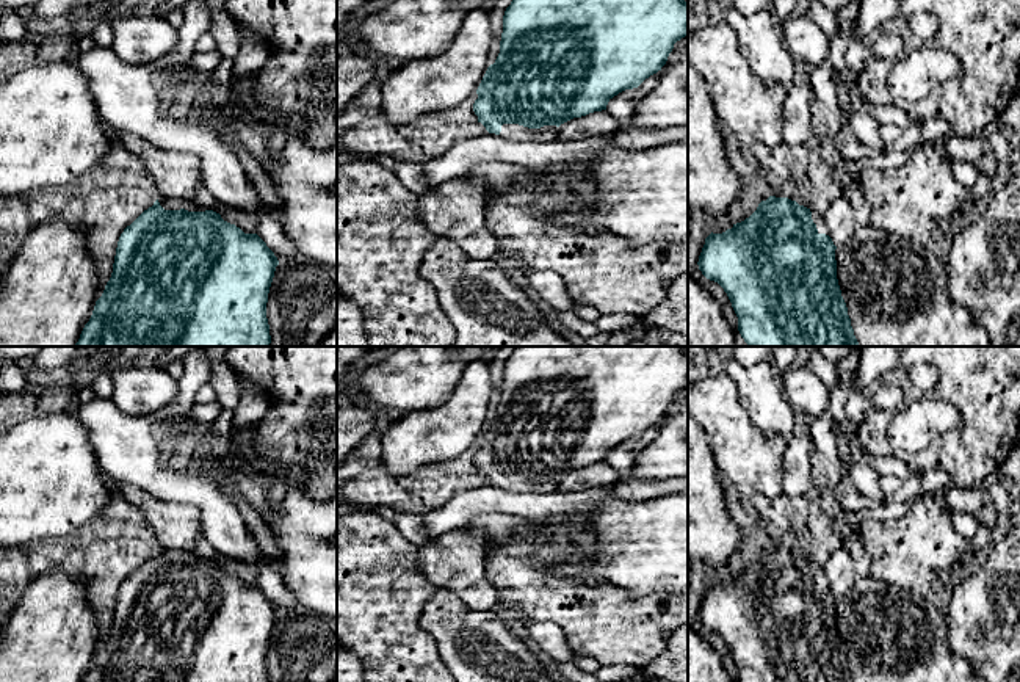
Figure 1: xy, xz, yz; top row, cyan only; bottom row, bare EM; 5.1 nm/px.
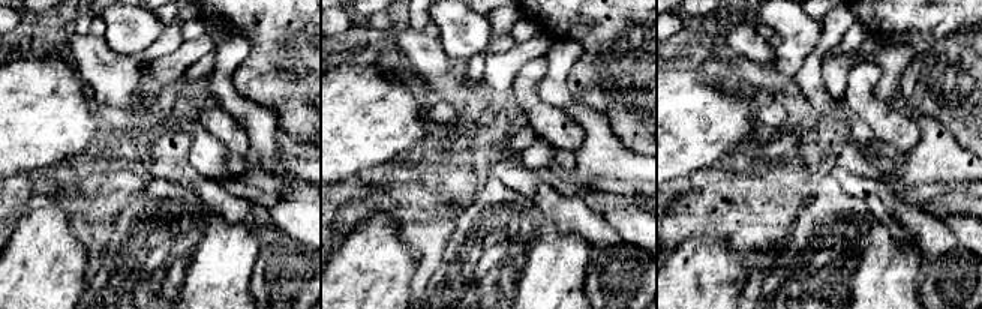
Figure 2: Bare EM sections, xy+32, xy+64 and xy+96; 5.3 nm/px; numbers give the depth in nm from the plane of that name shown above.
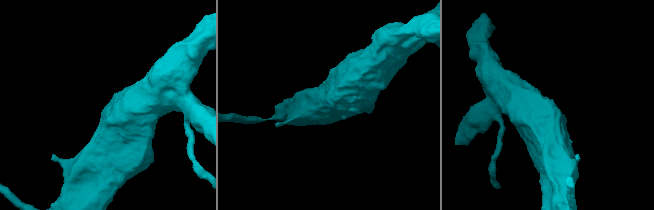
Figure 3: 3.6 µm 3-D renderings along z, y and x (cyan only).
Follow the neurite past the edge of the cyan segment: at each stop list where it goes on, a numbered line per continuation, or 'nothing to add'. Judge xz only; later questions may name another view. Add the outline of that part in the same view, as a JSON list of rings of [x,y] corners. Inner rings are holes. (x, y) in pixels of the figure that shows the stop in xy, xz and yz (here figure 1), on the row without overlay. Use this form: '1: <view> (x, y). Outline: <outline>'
1: xz (514, 483). Outline: [[[503,475],[500,486],[512,492],[531,492],[531,491],[552,492],[558,489],[558,478],[544,477],[541,480],[528,480],[519,475]]]

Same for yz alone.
1: yz (817, 562). Outline: [[[815,550],[810,563],[812,563],[812,571],[816,575],[818,585],[826,585],[830,588],[826,571],[824,571],[824,553],[819,550]]]

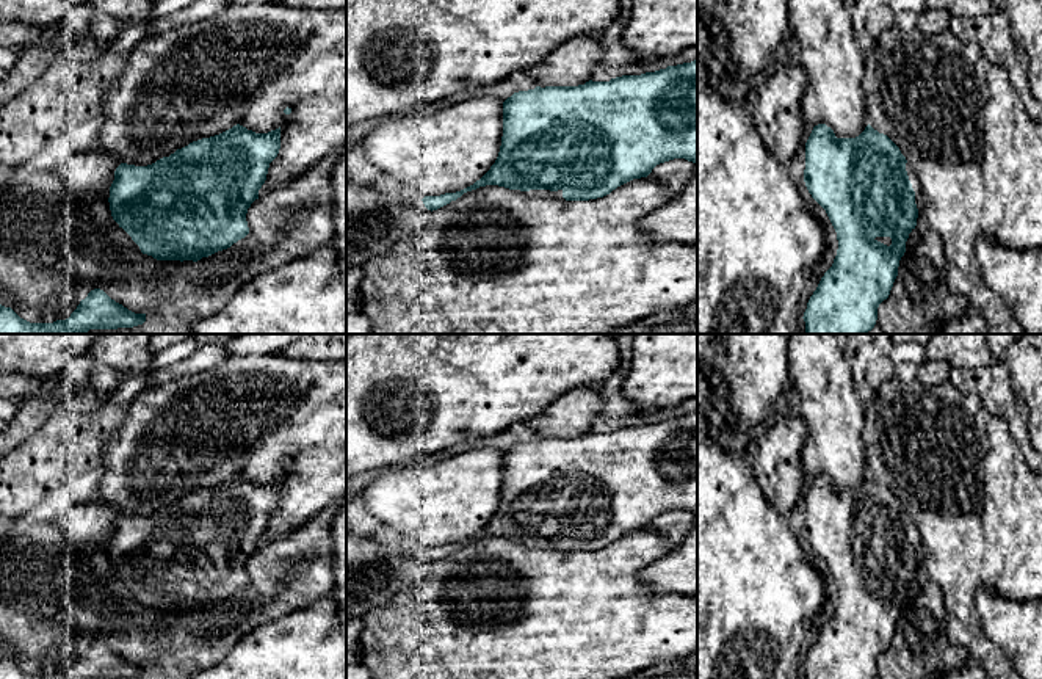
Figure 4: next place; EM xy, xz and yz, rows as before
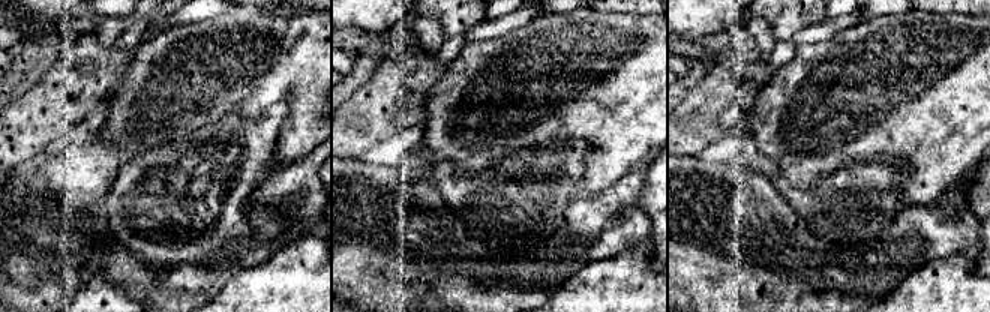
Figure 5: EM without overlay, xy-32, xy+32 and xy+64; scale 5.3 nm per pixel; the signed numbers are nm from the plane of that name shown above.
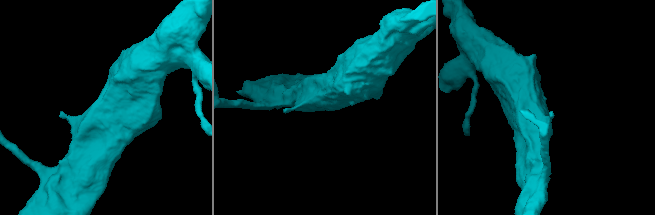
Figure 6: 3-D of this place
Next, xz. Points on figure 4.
1: xz (533, 544). Outline: [[[530,541],[530,543],[523,543],[528,549],[556,549],[556,550],[564,550],[563,549],[563,541],[558,543],[550,543],[550,541]]]

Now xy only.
nothing to add

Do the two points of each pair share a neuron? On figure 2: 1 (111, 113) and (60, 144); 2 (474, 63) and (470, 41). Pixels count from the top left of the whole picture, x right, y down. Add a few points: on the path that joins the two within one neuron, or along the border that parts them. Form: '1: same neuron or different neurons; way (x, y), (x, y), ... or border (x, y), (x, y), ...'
1: different neurons; border (93, 105), (95, 114), (105, 126)
2: different neurons; border (480, 51), (467, 60)

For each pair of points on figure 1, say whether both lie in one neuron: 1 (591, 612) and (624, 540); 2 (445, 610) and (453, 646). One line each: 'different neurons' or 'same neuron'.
1: different neurons
2: same neuron

